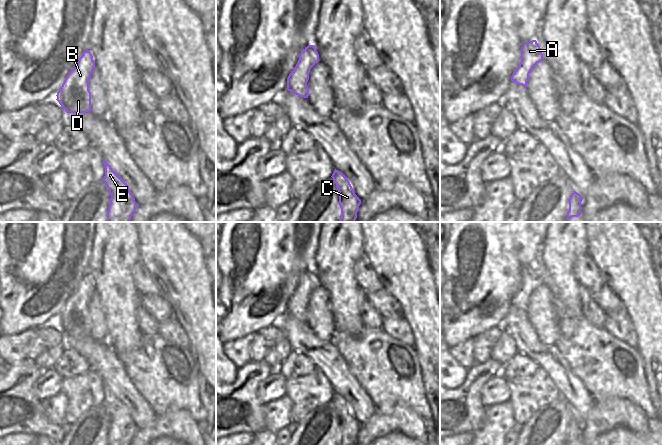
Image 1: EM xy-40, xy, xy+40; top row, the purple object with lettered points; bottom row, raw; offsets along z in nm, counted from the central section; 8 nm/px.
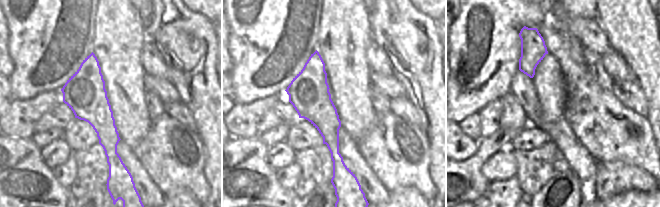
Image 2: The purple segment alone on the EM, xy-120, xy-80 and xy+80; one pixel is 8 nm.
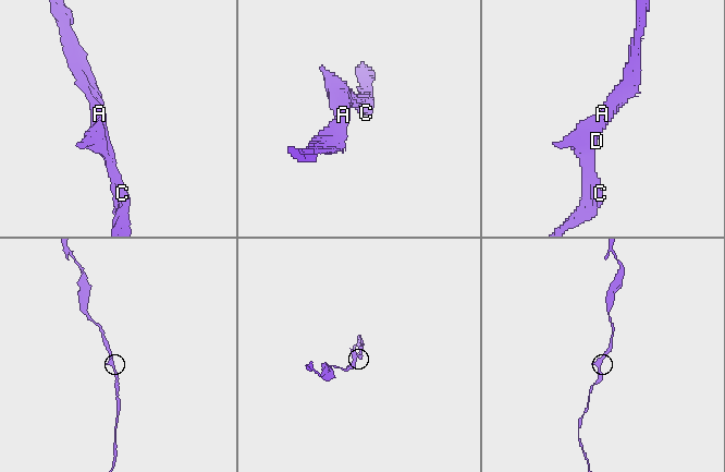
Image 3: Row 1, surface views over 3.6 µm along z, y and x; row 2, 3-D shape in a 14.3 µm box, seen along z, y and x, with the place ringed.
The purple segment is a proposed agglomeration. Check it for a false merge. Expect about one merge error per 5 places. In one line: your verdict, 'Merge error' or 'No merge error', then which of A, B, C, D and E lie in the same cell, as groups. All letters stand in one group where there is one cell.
No merge error. Groups: A B C D E.

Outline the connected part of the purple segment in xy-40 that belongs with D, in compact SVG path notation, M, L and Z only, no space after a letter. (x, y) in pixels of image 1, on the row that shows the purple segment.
M87 49L71 69L56 95L56 100L67 113L91 111L89 80L94 68L93 56Z

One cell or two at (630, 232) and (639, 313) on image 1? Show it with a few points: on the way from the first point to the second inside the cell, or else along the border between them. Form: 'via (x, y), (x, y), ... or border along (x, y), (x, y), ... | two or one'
via (632, 252), (634, 282), (638, 287), (639, 293) | one

